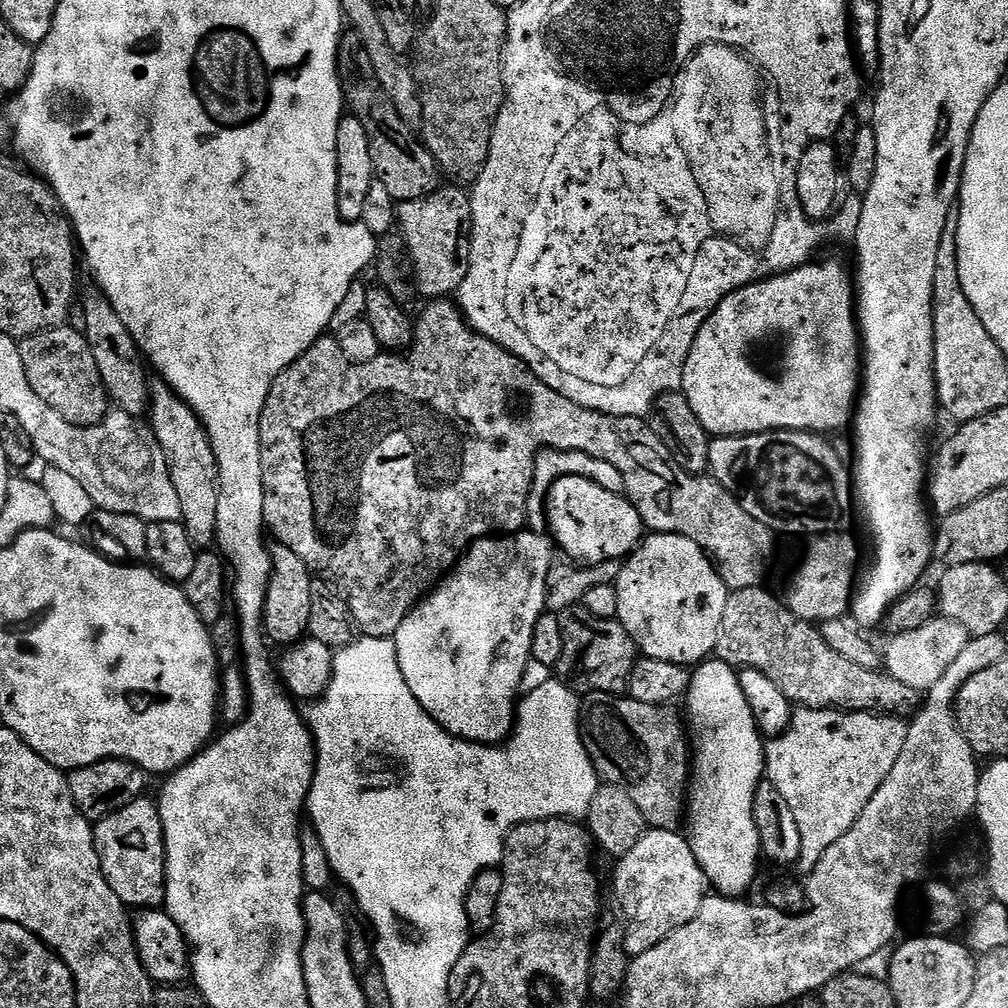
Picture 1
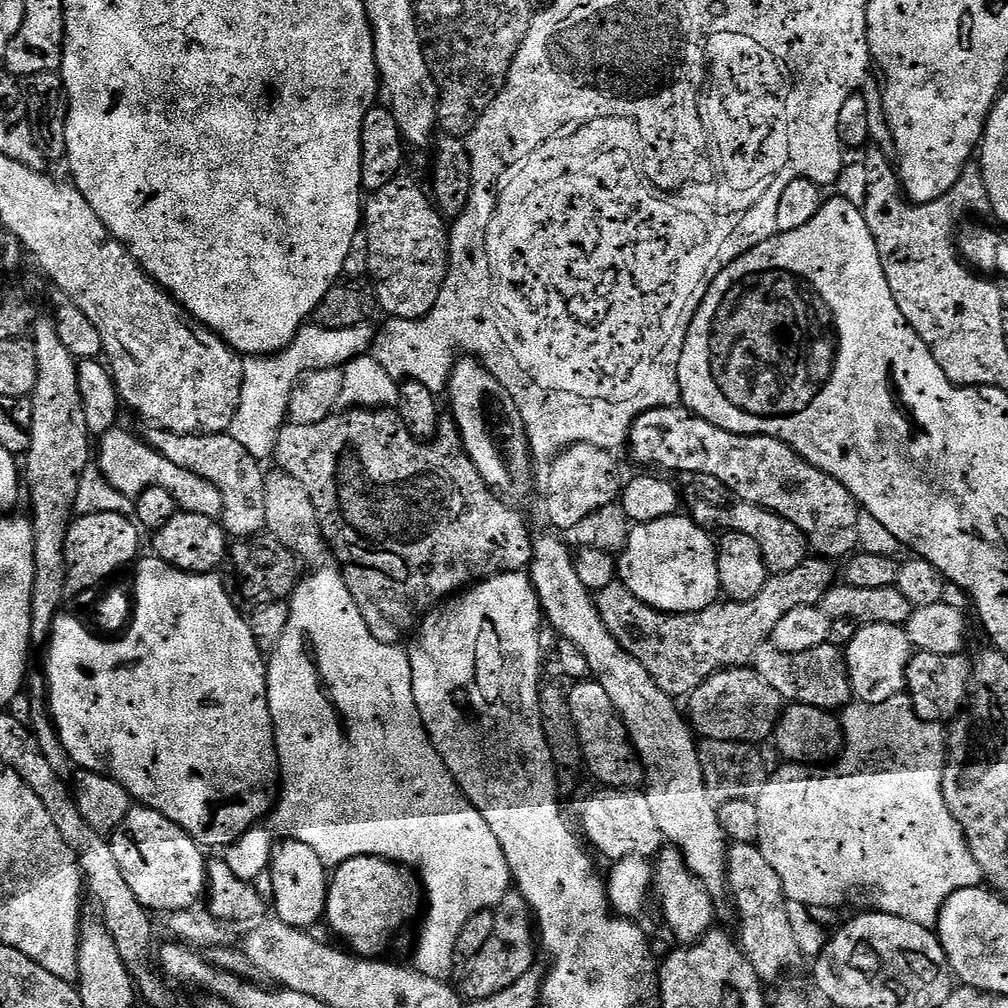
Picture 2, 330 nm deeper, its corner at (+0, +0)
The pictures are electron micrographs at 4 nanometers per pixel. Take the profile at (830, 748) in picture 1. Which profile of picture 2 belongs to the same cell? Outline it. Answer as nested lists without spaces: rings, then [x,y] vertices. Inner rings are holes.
[[[901,694],[890,698],[881,704],[862,704],[852,702],[843,709],[842,727],[844,730],[844,747],[838,759],[831,766],[805,766],[802,764],[785,763],[769,775],[767,782],[762,786],[760,795],[756,797],[758,808],[760,833],[756,844],[763,857],[770,862],[772,869],[782,880],[782,886],[787,896],[786,906],[788,918],[794,931],[794,936],[805,959],[815,960],[825,948],[828,936],[816,922],[808,908],[836,908],[844,904],[848,896],[856,891],[865,892],[873,909],[885,912],[891,916],[906,918],[906,922],[914,922],[923,928],[935,929],[940,923],[940,911],[945,902],[958,890],[981,887],[982,877],[978,862],[974,862],[974,854],[964,837],[962,826],[950,814],[950,806],[946,806],[946,798],[942,794],[942,778],[944,777],[944,758],[946,755],[946,728],[943,723],[931,724],[916,717],[912,709],[912,701],[907,695]]]

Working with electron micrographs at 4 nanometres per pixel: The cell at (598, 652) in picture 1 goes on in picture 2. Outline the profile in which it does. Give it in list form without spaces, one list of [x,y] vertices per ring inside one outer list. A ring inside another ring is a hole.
[[[809,558],[802,566],[786,570],[786,574],[769,575],[765,588],[757,597],[744,603],[717,602],[701,612],[659,612],[657,608],[646,606],[625,584],[619,582],[606,586],[606,590],[595,593],[596,609],[606,626],[606,630],[619,642],[622,650],[633,656],[645,670],[652,675],[658,690],[673,698],[686,698],[706,678],[723,668],[742,668],[751,665],[756,659],[756,652],[761,645],[769,643],[774,626],[790,610],[811,608],[819,605],[820,599],[837,583],[838,572],[832,569],[833,561],[828,558]]]

